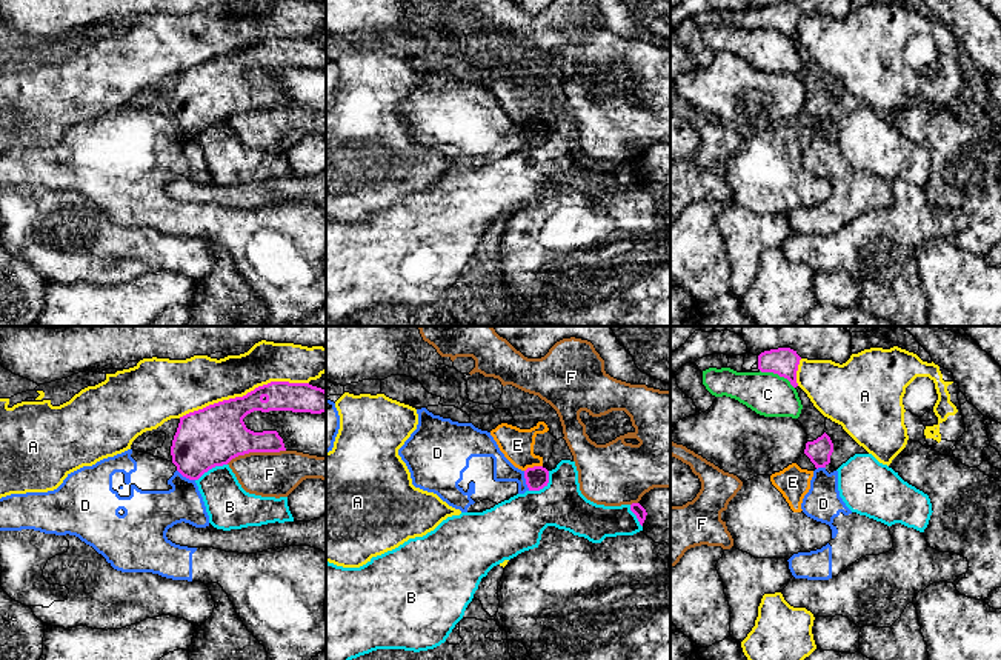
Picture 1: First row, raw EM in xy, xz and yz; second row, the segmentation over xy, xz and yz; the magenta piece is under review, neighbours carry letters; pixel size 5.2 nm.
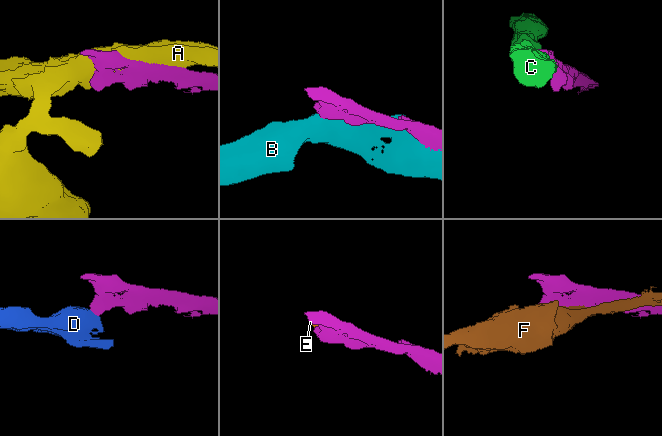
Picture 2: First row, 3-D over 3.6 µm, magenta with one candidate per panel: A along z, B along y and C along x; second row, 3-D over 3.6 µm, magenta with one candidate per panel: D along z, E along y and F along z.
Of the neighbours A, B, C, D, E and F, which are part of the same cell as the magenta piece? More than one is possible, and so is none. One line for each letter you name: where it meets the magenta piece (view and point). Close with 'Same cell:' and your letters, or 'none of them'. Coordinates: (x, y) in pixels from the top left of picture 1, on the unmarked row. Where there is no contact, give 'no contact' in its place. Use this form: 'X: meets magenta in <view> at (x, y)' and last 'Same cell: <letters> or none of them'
B: meets magenta in xz at (543, 142)
Same cell: B

